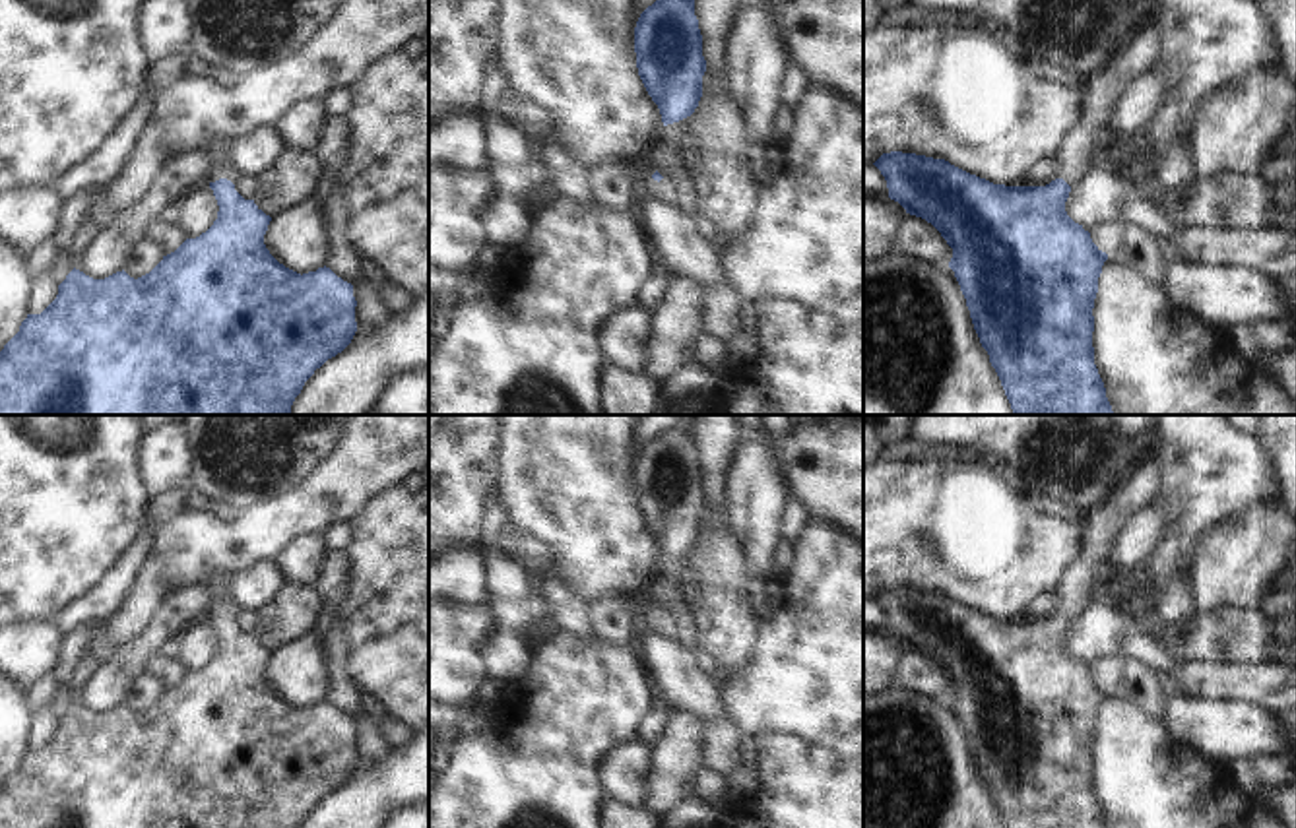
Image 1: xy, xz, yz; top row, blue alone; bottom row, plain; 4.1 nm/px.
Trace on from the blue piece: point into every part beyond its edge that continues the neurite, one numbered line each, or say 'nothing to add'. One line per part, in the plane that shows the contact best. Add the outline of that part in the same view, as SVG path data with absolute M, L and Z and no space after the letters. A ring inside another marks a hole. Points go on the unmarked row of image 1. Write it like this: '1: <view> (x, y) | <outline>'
1: xy (220, 590) | M229 580L223 584L210 584L206 588L211 595L219 597L223 603L211 613L211 617L219 615L219 613L227 613L233 617L233 613L239 609L229 595Z

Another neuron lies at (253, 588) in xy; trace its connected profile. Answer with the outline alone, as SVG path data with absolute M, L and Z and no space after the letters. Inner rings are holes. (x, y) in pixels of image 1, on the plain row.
M258 562L229 580L231 601L258 613L279 591L283 576L274 562Z

